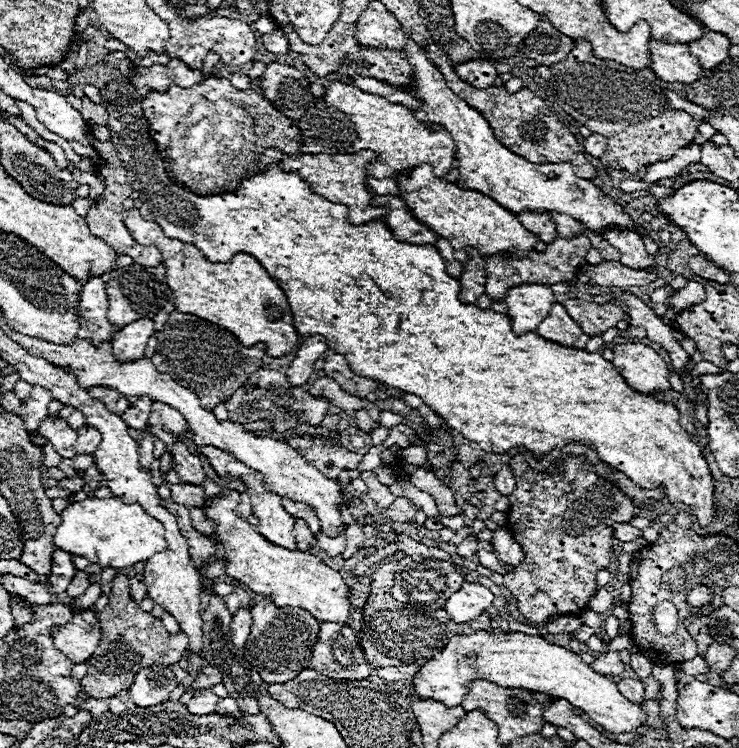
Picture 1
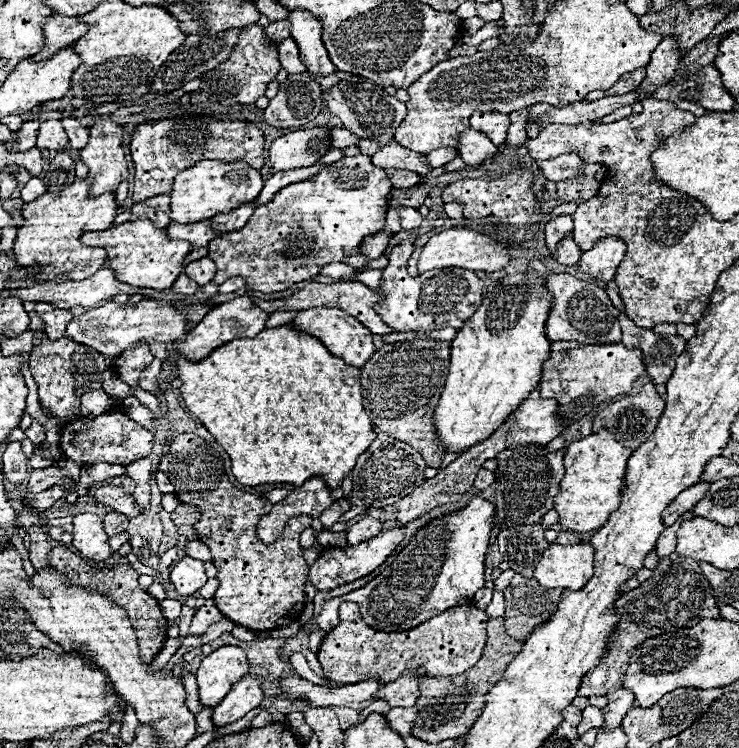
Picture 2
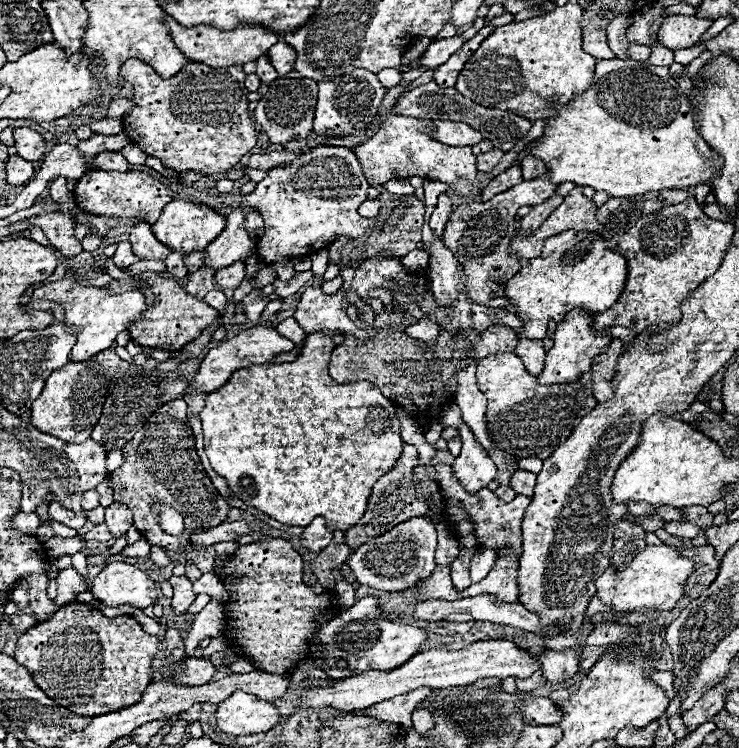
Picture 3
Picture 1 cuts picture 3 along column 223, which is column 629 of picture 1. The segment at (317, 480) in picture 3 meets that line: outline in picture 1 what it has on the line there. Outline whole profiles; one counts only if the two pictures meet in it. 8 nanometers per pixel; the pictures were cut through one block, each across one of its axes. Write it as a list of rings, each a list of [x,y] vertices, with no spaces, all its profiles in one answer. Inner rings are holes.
[[[116,78],[100,90],[100,96],[108,112],[110,140],[122,158],[122,166],[126,166],[130,188],[140,192],[140,200],[150,208],[162,230],[170,238],[198,246],[212,262],[228,262],[238,252],[258,258],[270,278],[282,286],[296,318],[296,332],[302,336],[322,334],[332,350],[346,356],[354,374],[418,396],[448,426],[480,444],[484,452],[502,454],[514,446],[526,446],[540,456],[568,442],[582,442],[636,484],[644,488],[664,484],[670,502],[680,500],[696,508],[700,526],[714,518],[712,474],[698,444],[680,428],[678,410],[672,404],[658,402],[656,394],[632,390],[600,352],[588,354],[578,348],[566,348],[534,332],[516,336],[506,314],[460,302],[460,282],[448,276],[444,260],[434,246],[400,242],[382,220],[370,220],[360,226],[350,224],[348,208],[316,194],[298,172],[284,172],[270,164],[268,170],[240,182],[234,192],[218,196],[196,196],[176,186],[166,174],[164,158],[150,136],[138,90],[128,80]]]

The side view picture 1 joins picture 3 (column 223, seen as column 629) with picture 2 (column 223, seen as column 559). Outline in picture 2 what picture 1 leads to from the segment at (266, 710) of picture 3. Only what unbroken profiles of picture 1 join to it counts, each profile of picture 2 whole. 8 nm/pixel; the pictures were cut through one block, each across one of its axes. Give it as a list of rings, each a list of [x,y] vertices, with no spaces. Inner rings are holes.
[[[220,646],[210,652],[196,672],[200,686],[200,702],[204,706],[218,706],[230,692],[232,684],[248,672],[248,660],[240,646]]]

